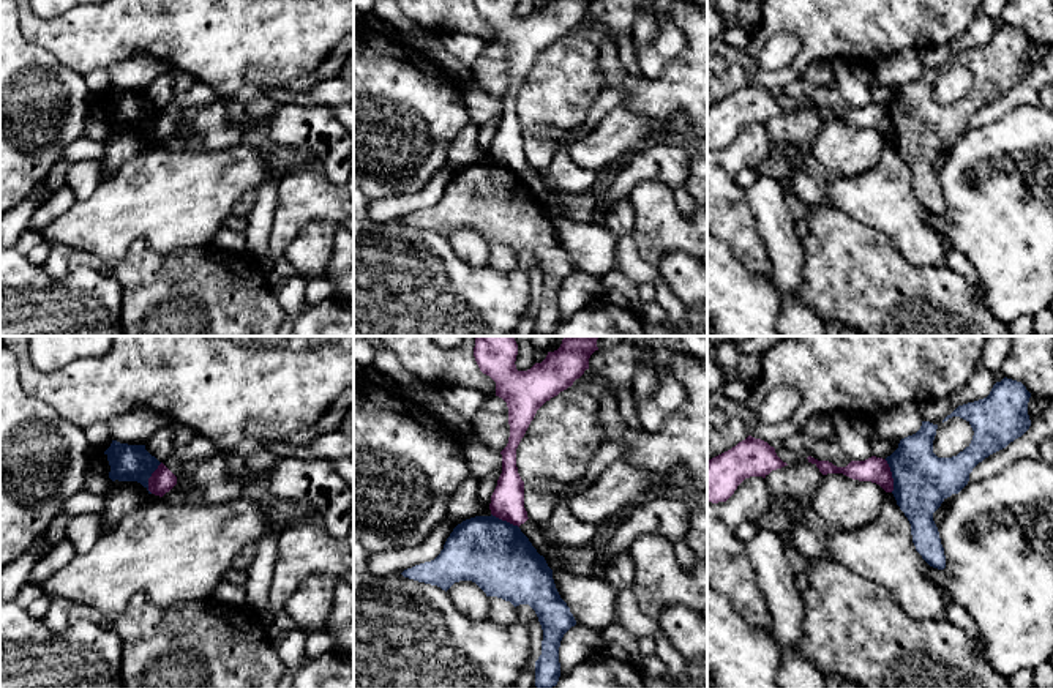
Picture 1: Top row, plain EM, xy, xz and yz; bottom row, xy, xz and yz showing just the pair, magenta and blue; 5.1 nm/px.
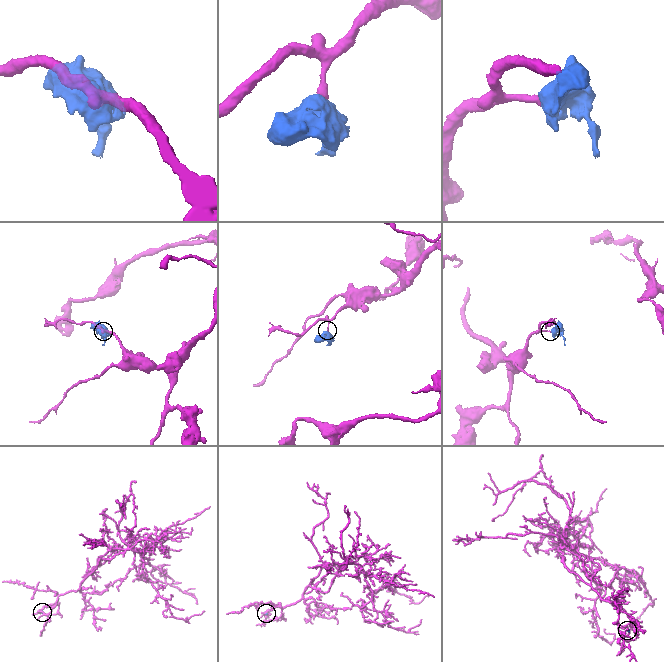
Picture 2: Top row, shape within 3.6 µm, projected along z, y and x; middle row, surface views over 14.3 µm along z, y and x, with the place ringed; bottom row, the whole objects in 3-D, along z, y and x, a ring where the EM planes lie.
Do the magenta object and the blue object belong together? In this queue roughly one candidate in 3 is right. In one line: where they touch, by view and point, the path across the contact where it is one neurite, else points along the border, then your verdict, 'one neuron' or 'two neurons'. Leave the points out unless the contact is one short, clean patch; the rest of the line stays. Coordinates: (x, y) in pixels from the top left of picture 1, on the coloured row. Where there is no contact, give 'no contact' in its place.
contact yz (891, 475); border yz (884, 459), (891, 472), (892, 491); two neurons

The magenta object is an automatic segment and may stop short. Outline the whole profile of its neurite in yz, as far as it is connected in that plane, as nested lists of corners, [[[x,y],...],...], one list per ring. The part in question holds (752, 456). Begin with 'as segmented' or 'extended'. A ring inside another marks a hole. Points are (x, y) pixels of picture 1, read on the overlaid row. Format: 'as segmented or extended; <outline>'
as segmented; [[[748,436],[707,461],[707,502],[726,502],[745,478],[766,478],[772,470],[785,466],[788,464],[777,456],[774,447]]]

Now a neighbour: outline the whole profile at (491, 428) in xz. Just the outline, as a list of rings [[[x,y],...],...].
[[[488,396],[472,420],[475,440],[482,445],[502,451],[510,437],[508,407],[499,396]]]

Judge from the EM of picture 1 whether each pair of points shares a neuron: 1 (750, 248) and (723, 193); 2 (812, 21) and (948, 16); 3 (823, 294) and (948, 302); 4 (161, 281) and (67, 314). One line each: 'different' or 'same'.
1: same
2: same
3: same
4: different

